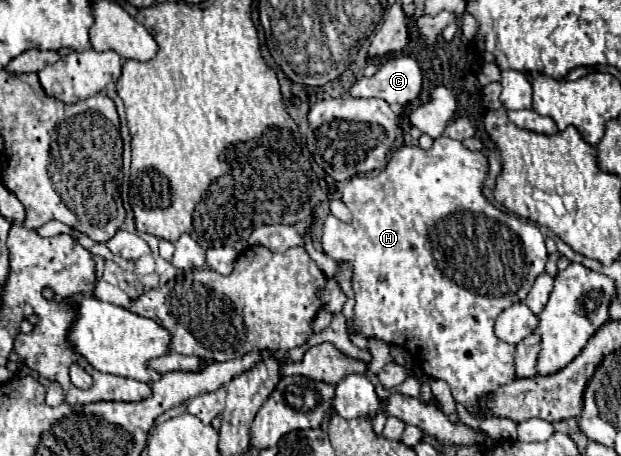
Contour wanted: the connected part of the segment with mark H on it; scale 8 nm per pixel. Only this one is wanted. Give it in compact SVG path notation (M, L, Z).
M444 136L436 138L430 150L422 150L418 146L402 146L392 154L392 158L388 160L388 166L380 174L354 176L352 180L346 182L342 190L342 202L348 206L352 214L352 222L344 224L338 218L328 216L324 222L324 234L322 234L324 254L328 254L336 262L346 262L348 266L352 266L352 290L354 290L356 306L354 306L354 320L348 322L348 328L358 328L366 338L378 338L378 340L384 340L388 344L408 350L414 362L422 368L422 372L428 374L430 378L440 378L448 382L454 400L464 404L470 412L474 412L474 404L478 396L486 396L494 392L498 386L508 384L516 378L514 376L514 346L496 338L494 320L504 308L512 306L514 302L522 302L526 298L536 276L544 272L544 264L548 260L544 236L536 224L516 214L498 210L482 196L482 182L486 178L486 172L488 172L486 156L482 152L470 152L468 148L462 146L462 142L452 140L452 138L444 138Z

